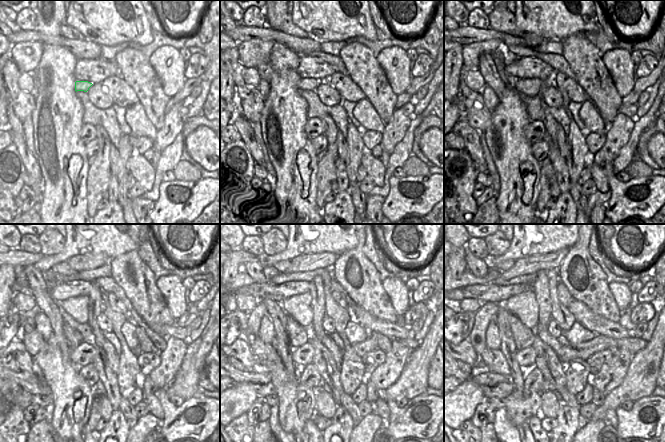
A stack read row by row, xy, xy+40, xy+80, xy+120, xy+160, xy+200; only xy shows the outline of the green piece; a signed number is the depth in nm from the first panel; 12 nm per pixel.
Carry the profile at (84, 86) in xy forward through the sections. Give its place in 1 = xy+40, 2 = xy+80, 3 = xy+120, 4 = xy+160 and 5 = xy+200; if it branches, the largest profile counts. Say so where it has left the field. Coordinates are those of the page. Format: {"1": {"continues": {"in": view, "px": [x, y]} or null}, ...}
{"1": {"continues": {"in": "xy+40", "px": [305, 83]}}, "2": {"continues": {"in": "xy+80", "px": [529, 86]}}, "3": {"continues": {"in": "xy+120", "px": [77, 307]}}, "4": {"continues": {"in": "xy+160", "px": [299, 307]}}, "5": {"continues": {"in": "xy+200", "px": [524, 306]}}}

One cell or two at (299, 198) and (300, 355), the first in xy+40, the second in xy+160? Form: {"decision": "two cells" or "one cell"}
{"decision": "two cells"}

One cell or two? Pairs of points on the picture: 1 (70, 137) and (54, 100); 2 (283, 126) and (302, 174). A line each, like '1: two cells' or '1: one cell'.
1: one cell
2: one cell

